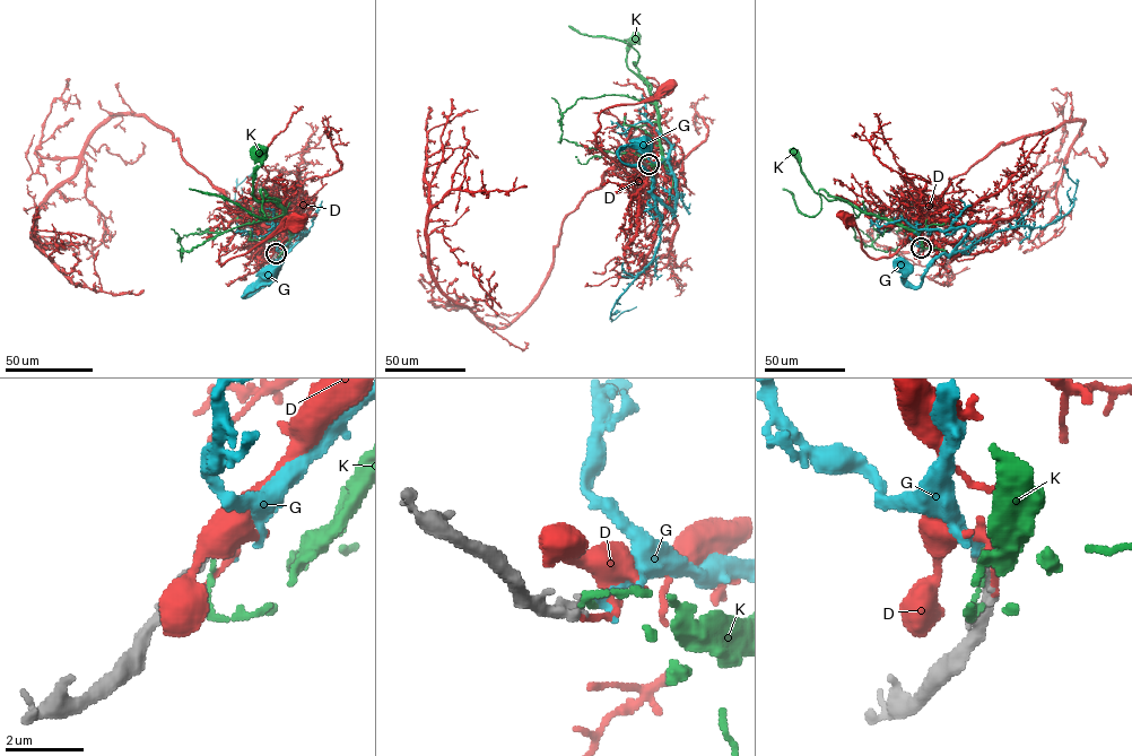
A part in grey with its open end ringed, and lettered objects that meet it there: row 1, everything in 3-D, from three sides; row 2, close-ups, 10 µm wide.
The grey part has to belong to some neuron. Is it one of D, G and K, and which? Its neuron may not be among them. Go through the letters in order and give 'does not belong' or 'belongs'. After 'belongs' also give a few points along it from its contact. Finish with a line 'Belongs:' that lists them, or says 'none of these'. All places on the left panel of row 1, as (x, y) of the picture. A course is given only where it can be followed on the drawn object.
D: does not belong
G: belongs; course (276, 253), (296, 234), (306, 234), (305, 231), (279, 260), (279, 270), (270, 279), (244, 295), (270, 271)
K: does not belong
Belongs: G

